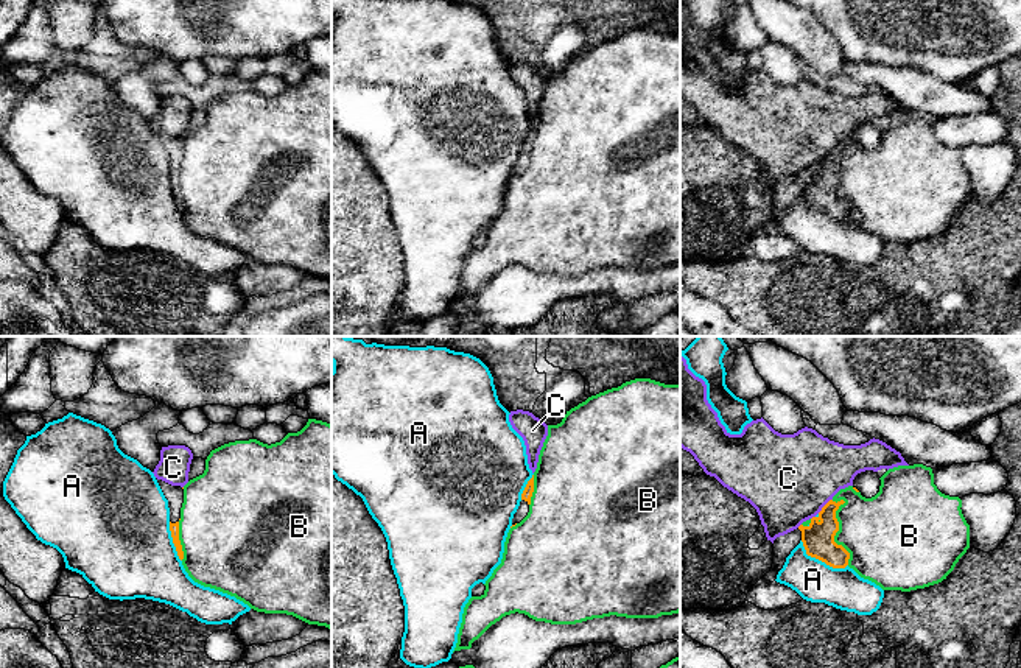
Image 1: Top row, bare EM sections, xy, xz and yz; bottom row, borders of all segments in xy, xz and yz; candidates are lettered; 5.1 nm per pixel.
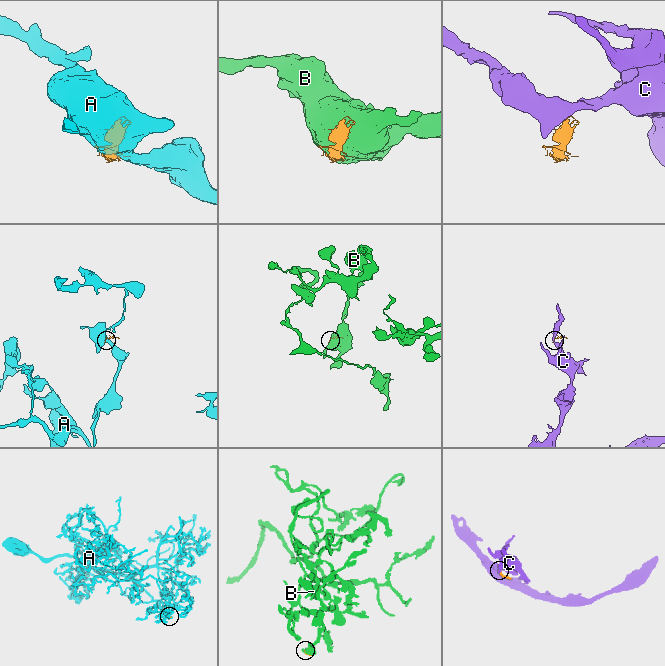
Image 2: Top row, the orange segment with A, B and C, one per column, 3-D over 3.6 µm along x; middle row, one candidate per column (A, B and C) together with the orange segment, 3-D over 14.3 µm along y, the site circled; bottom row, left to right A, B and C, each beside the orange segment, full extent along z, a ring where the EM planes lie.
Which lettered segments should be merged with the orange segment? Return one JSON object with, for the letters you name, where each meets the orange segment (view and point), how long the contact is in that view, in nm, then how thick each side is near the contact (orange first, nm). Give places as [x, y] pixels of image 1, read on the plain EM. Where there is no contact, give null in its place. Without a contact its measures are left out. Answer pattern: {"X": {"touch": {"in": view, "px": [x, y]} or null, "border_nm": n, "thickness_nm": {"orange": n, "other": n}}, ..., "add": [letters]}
{"add": []}

